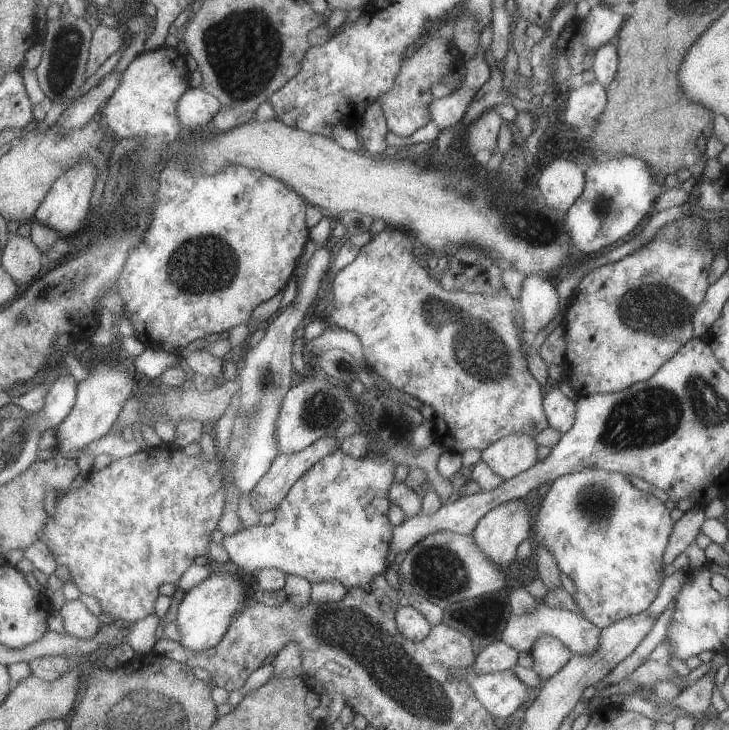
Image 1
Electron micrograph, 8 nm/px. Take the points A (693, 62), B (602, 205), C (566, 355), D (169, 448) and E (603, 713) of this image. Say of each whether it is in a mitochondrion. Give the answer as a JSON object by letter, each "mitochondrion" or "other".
{"A":"other","B":"mitochondrion","C":"other","D":"other","E":"other"}

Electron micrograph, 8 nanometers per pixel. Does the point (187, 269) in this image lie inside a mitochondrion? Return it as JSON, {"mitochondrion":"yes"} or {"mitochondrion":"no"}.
{"mitochondrion":"yes"}

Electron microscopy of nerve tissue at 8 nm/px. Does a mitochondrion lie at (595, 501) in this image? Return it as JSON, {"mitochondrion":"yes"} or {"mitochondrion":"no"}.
{"mitochondrion":"yes"}

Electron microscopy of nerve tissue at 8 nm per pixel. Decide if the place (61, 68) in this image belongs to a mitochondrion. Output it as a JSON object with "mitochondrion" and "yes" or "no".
{"mitochondrion":"yes"}

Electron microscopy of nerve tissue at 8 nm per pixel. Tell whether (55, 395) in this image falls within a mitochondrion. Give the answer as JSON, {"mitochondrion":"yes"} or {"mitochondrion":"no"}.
{"mitochondrion":"no"}

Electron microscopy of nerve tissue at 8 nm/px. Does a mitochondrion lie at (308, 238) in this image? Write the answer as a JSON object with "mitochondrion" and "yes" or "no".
{"mitochondrion":"no"}

